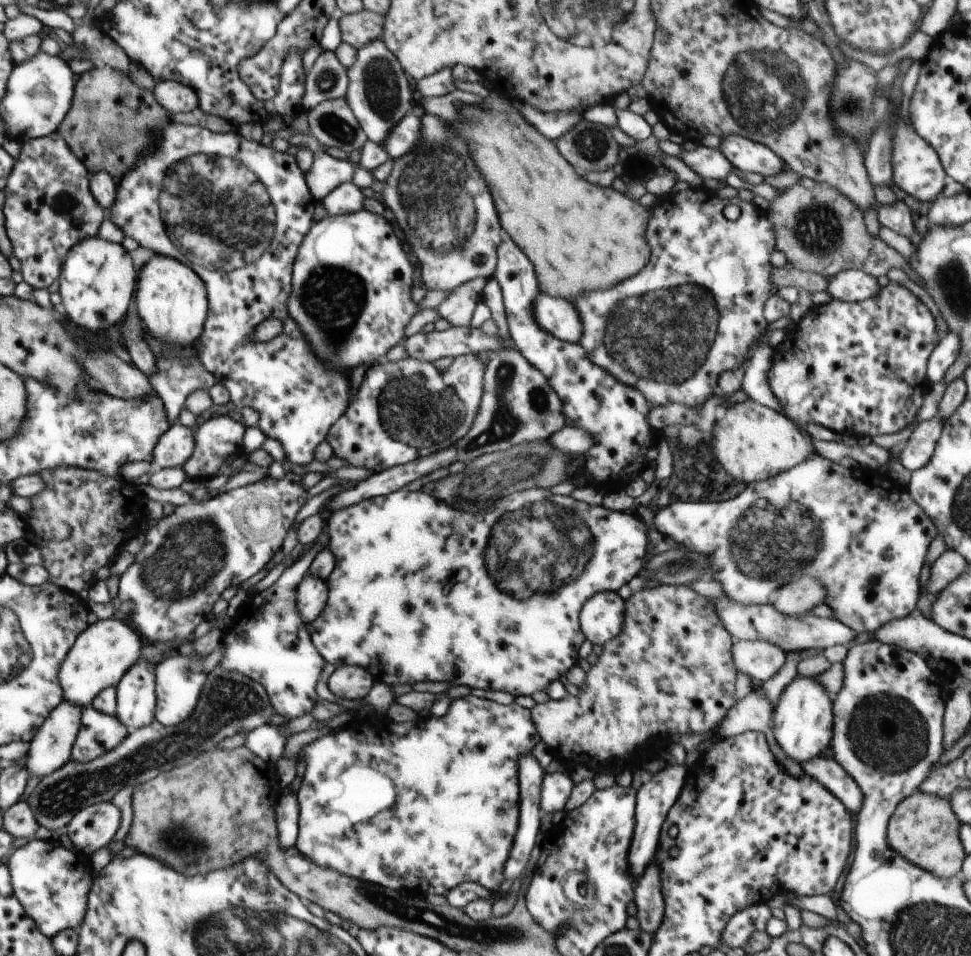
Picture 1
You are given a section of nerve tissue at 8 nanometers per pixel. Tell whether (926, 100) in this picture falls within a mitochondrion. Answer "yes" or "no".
no

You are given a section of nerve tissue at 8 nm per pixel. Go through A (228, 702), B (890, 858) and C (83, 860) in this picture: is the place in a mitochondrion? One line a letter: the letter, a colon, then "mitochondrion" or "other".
A: mitochondrion
B: other
C: other

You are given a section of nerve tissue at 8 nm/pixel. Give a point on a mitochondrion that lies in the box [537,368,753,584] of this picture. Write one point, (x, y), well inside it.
(675, 566)

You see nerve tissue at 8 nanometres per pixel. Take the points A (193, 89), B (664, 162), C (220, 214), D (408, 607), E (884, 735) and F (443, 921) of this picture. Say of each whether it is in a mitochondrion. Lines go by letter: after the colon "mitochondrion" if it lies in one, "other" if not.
A: other
B: other
C: mitochondrion
D: other
E: mitochondrion
F: mitochondrion

